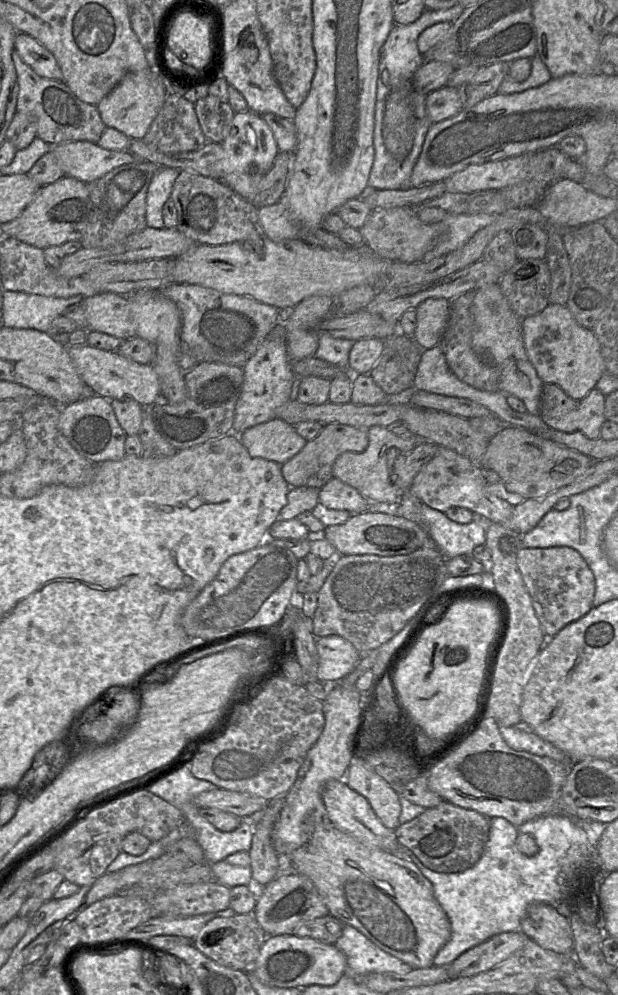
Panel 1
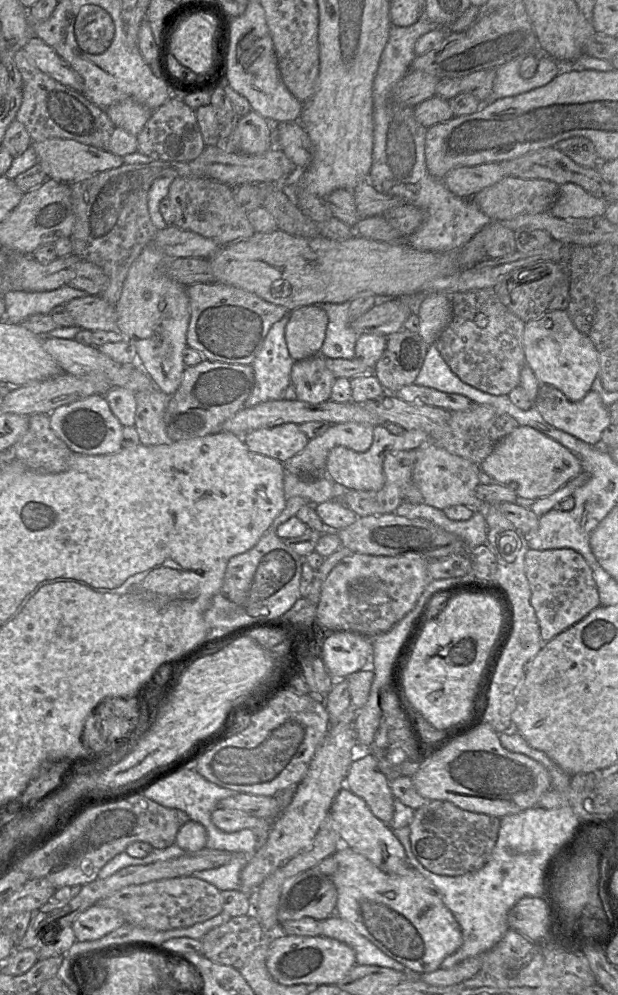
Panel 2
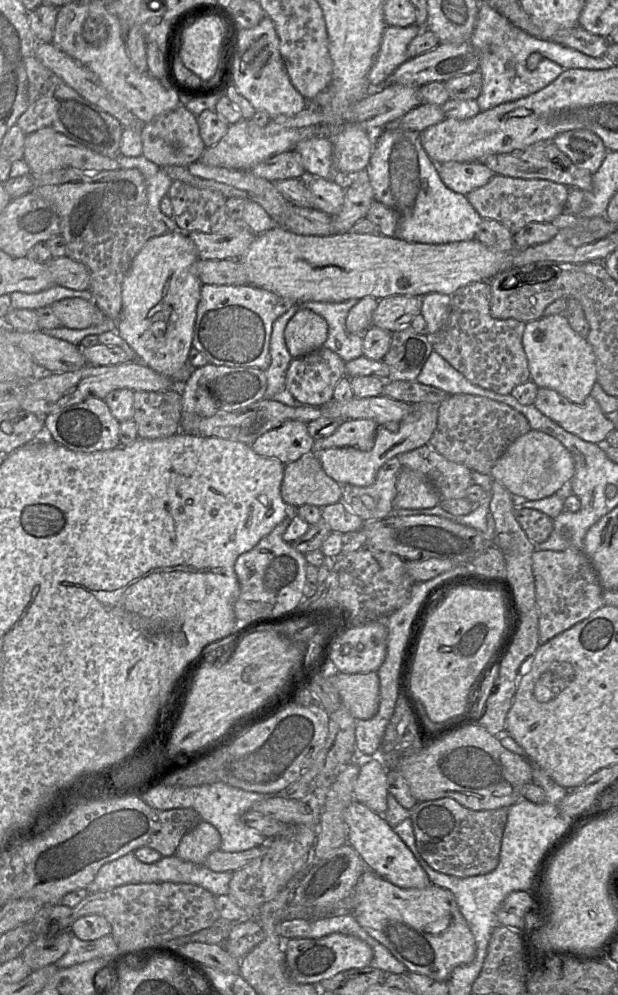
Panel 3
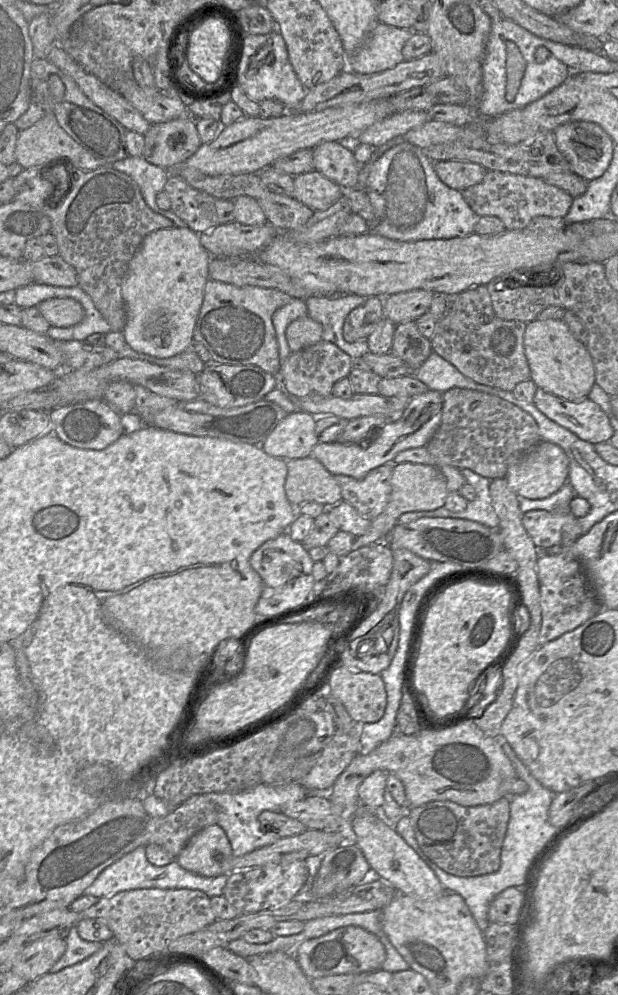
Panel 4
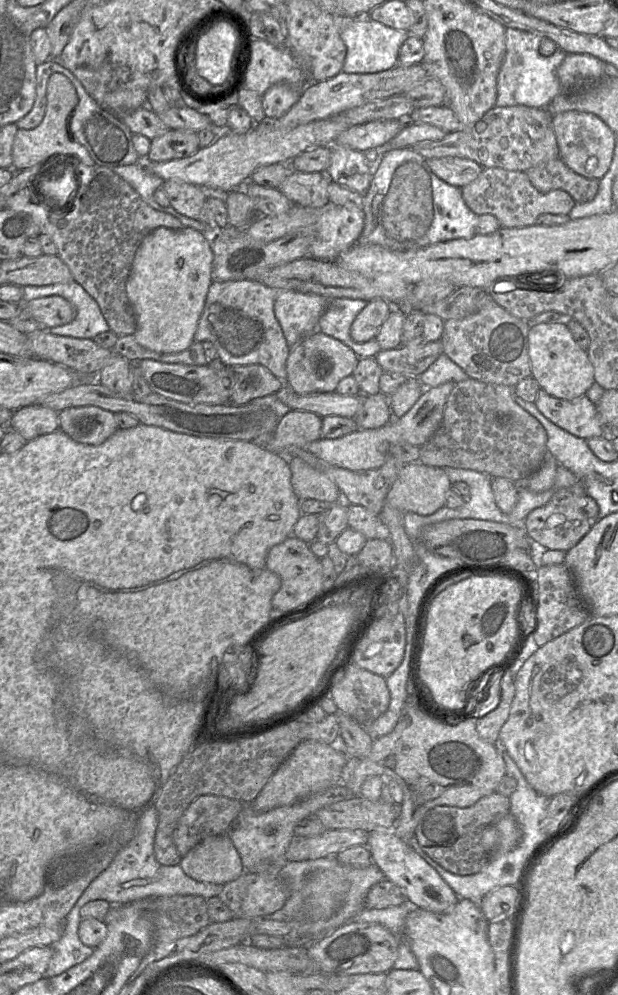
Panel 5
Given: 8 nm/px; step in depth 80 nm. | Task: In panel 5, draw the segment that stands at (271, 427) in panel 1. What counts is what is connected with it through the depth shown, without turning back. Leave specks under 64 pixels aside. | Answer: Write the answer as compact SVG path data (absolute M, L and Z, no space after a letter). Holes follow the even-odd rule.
M290 410L279 419L270 439L271 451L282 451L286 449L303 449L308 443L320 439L321 417L318 415L300 410Z

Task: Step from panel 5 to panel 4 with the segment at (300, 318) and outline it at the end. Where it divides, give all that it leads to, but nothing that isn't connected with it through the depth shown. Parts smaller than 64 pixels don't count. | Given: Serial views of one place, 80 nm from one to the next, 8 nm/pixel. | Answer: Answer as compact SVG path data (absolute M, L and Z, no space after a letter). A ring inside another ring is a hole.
M293 298L288 304L279 308L272 316L273 327L279 351L281 366L291 354L288 347L285 332L288 325L294 320L308 315L307 307L303 299Z

